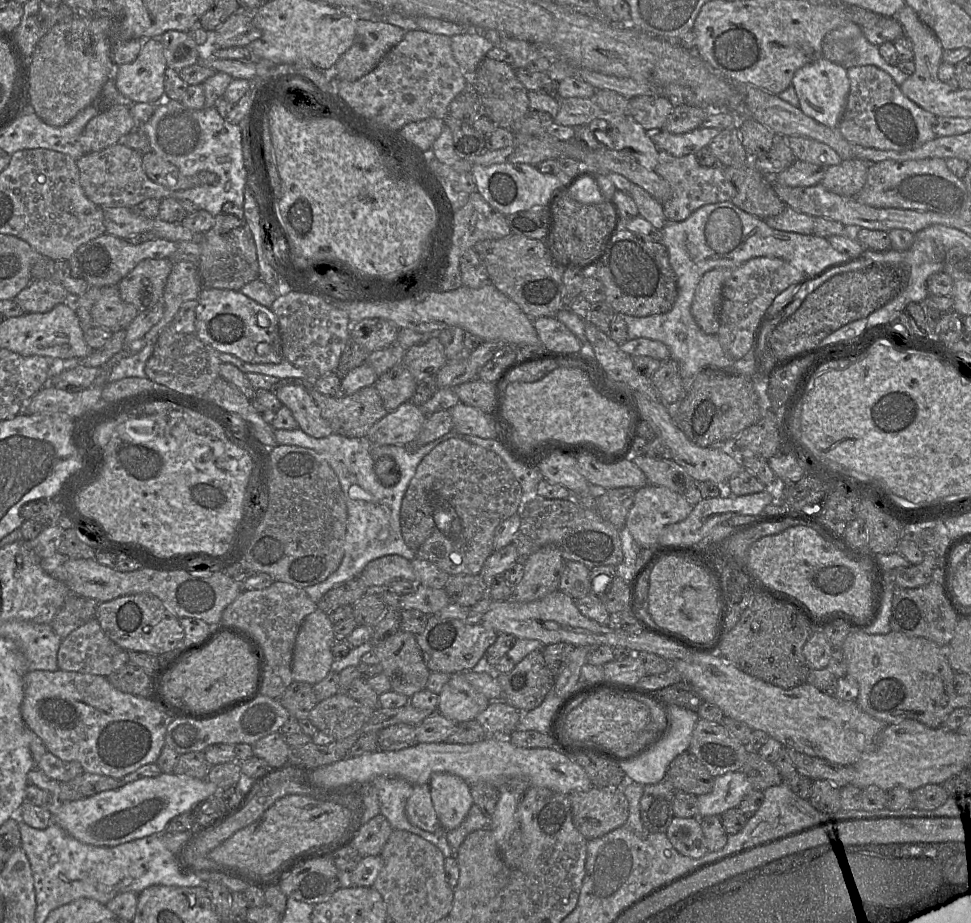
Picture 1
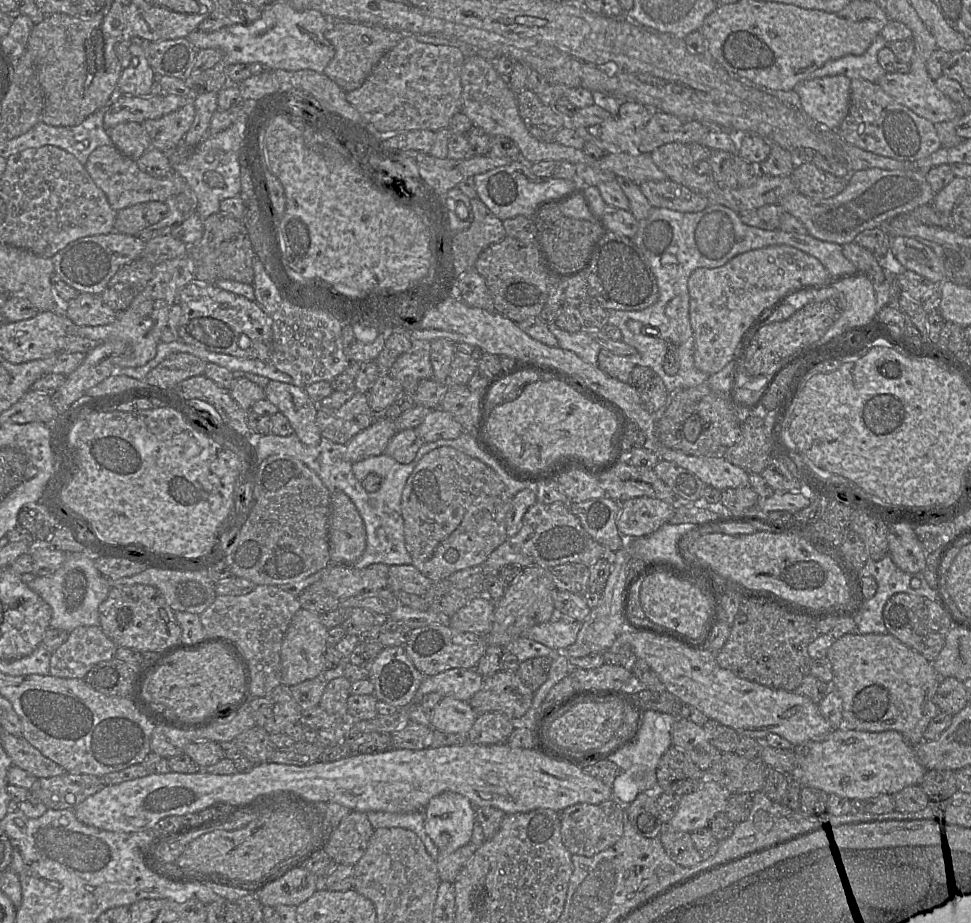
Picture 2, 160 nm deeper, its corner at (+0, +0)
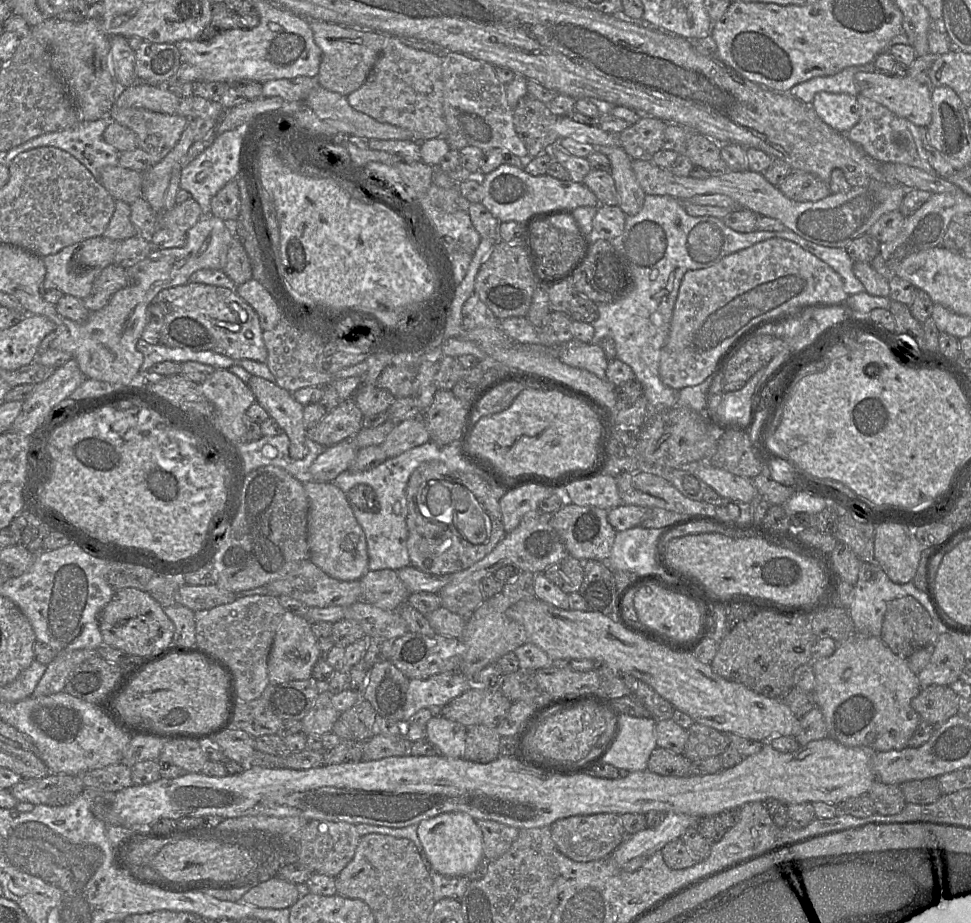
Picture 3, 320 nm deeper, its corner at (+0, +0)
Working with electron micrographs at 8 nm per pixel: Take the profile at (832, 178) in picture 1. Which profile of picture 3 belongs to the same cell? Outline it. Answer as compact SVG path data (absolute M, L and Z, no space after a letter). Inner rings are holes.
M791 171L777 187L786 197L799 202L818 201L831 194L828 182L801 171Z

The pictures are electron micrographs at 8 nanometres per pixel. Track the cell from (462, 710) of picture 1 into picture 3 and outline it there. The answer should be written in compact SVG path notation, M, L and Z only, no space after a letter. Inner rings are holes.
M435 714L426 724L427 740L434 744L440 755L448 758L463 758L467 727Z

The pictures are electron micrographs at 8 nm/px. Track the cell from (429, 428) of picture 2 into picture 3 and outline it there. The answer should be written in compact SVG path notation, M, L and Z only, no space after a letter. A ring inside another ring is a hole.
M416 417L396 424L380 446L387 458L393 458L429 441L430 436L422 417Z

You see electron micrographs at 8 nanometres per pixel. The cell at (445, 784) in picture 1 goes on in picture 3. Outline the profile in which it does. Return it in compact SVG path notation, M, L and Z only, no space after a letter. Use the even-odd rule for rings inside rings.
M448 812L423 820L418 824L417 833L432 868L441 875L466 876L484 862L482 831L469 814Z

